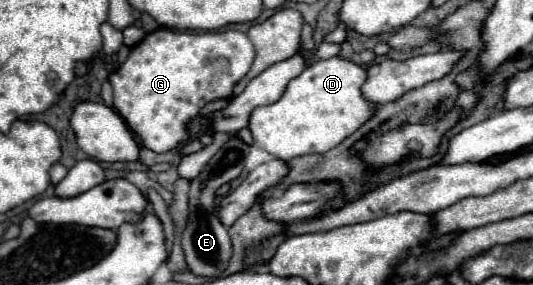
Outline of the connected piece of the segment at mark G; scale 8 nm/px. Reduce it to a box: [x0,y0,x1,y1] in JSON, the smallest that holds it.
[110,27,252,153]

